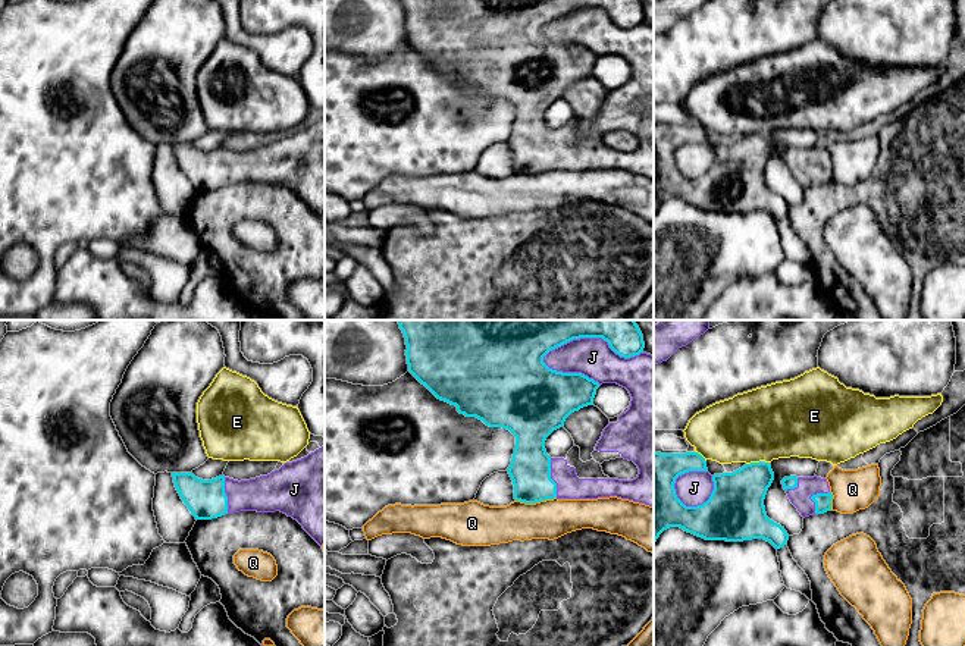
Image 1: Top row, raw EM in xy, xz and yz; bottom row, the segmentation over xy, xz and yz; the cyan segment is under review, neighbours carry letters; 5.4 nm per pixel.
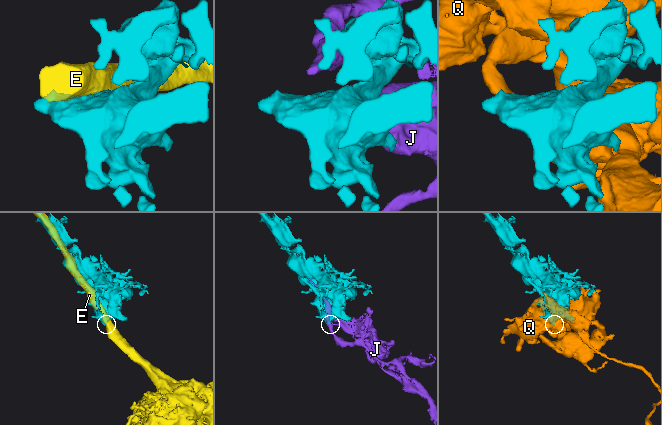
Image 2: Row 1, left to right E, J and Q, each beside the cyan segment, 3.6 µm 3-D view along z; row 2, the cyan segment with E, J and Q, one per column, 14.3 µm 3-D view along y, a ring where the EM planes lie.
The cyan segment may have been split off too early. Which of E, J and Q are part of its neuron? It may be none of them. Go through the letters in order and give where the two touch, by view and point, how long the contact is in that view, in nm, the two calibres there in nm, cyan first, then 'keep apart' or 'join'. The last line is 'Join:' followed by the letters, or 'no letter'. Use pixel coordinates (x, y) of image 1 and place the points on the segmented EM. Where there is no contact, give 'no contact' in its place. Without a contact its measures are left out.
E: yz (752, 463) | 80 nm | 300/400 nm | keep apart
J: xz (591, 336) | 550 nm | 300/220 nm | keep apart
Q: xz (535, 502) | 220 nm | 220/220 nm | keep apart
Join: no letter

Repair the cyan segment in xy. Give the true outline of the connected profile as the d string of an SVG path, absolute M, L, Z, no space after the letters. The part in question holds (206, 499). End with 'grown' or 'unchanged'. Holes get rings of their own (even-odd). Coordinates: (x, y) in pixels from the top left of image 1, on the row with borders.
M172 473L175 487L195 520L212 520L228 514L225 476L203 480L192 473Z; unchanged

